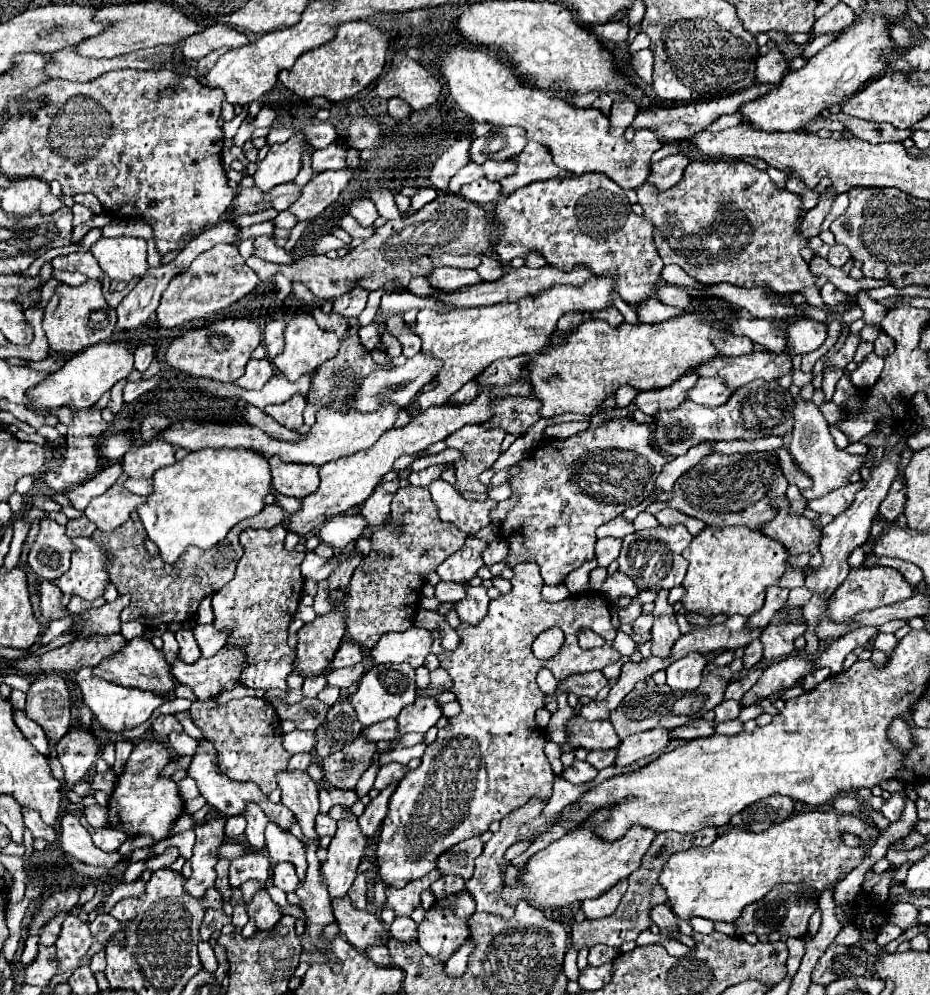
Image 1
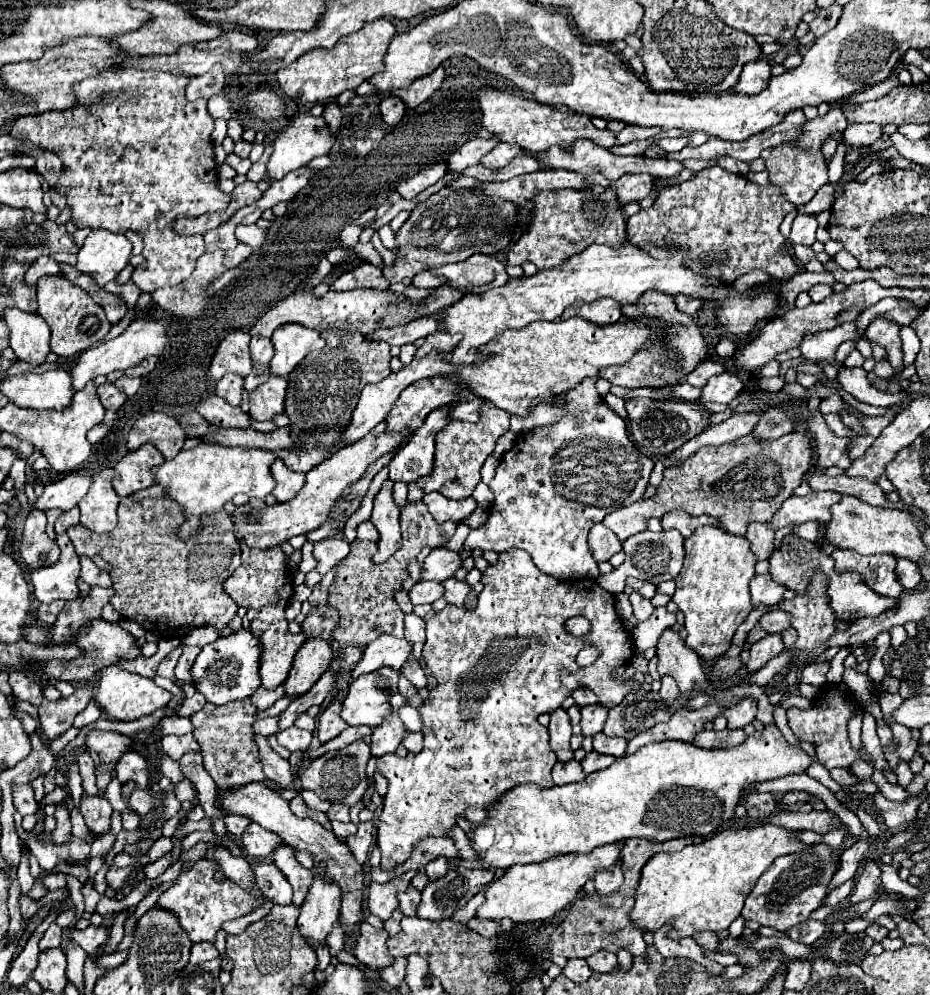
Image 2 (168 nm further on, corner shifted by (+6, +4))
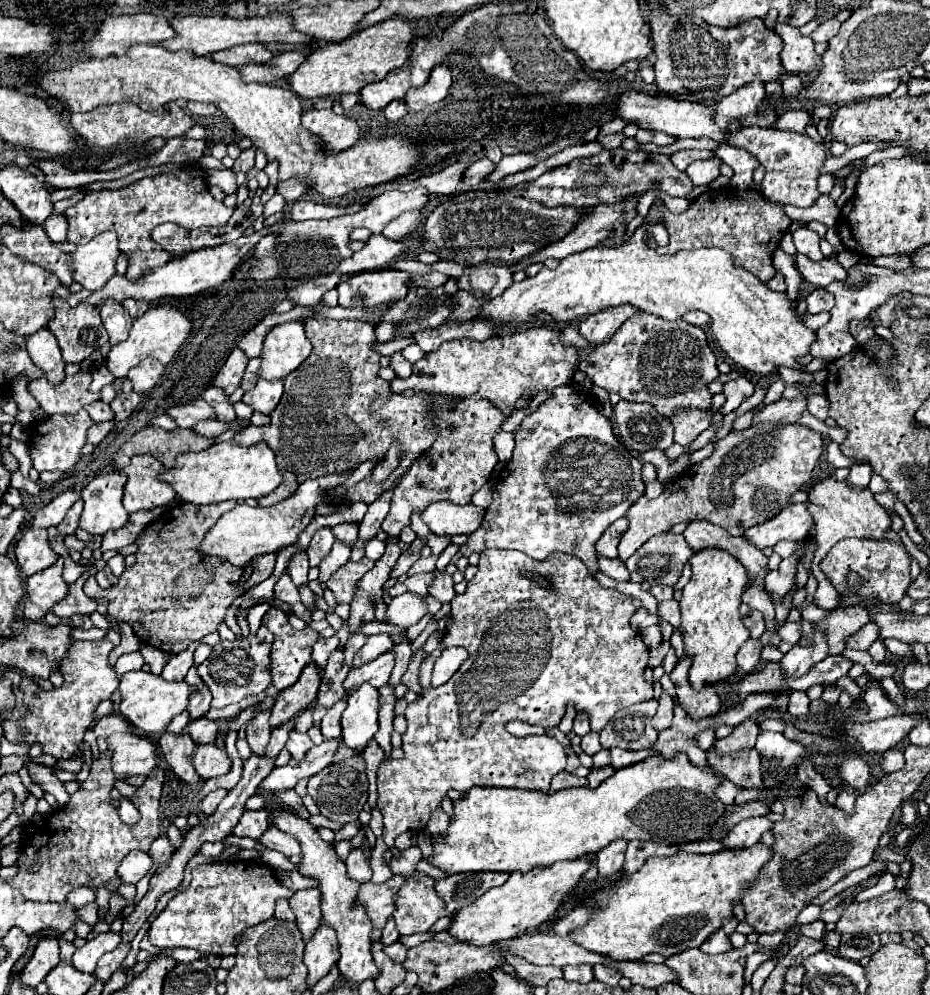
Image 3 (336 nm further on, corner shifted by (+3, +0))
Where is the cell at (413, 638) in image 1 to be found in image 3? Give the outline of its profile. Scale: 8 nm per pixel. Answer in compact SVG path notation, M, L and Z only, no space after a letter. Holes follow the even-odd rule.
M391 649L387 653L381 653L371 663L367 663L359 669L351 669L343 685L345 685L345 689L357 689L361 683L369 683L373 687L383 687L389 681L393 665L395 665L395 651Z

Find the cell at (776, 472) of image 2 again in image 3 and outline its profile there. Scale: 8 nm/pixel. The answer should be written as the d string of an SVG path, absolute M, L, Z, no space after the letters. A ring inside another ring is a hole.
M755 425L745 431L731 431L727 437L717 441L715 451L709 459L701 461L699 465L691 465L685 469L675 481L667 483L663 493L657 499L641 497L631 509L627 511L629 529L623 533L619 543L619 557L629 559L649 537L669 531L671 525L681 521L693 519L707 519L715 525L721 525L733 535L743 535L749 527L757 523L765 523L781 513L783 507L789 505L793 493L797 493L805 483L811 481L813 467L823 451L823 437L807 427L801 425Z

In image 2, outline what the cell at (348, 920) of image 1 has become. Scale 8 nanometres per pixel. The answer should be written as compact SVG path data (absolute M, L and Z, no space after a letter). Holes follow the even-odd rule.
M360 923L360 931L356 935L354 955L356 959L366 965L370 971L380 971L394 963L386 949L388 933L384 929L374 929L368 923Z

